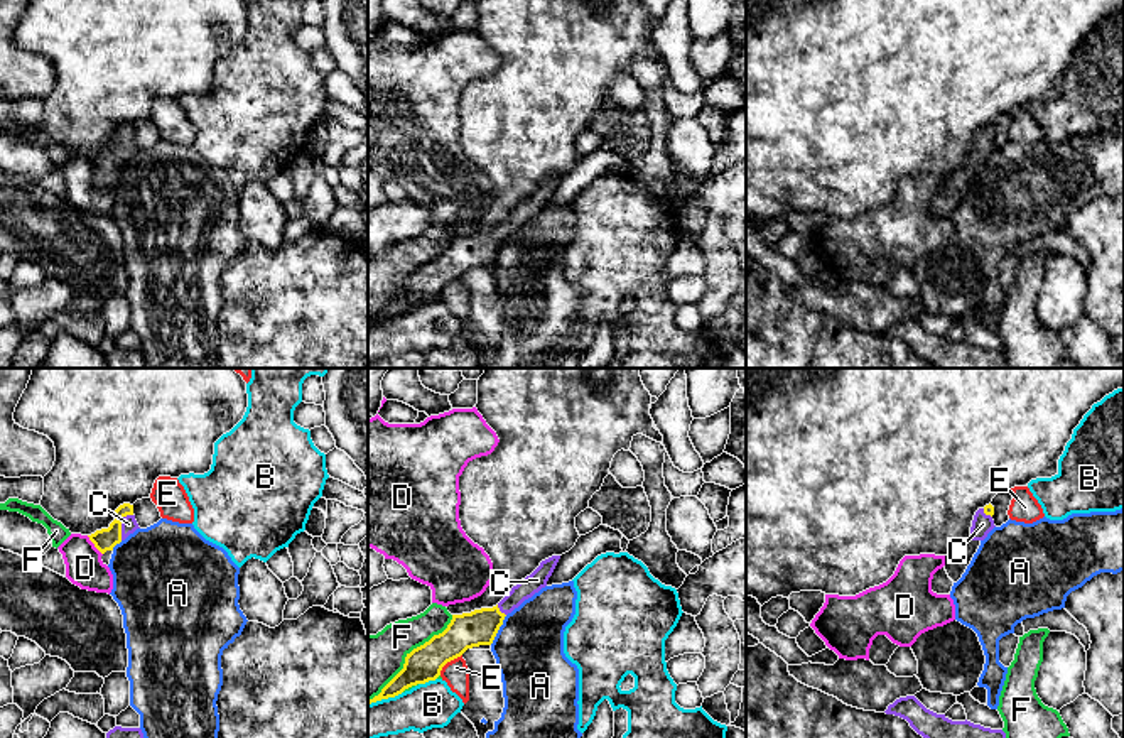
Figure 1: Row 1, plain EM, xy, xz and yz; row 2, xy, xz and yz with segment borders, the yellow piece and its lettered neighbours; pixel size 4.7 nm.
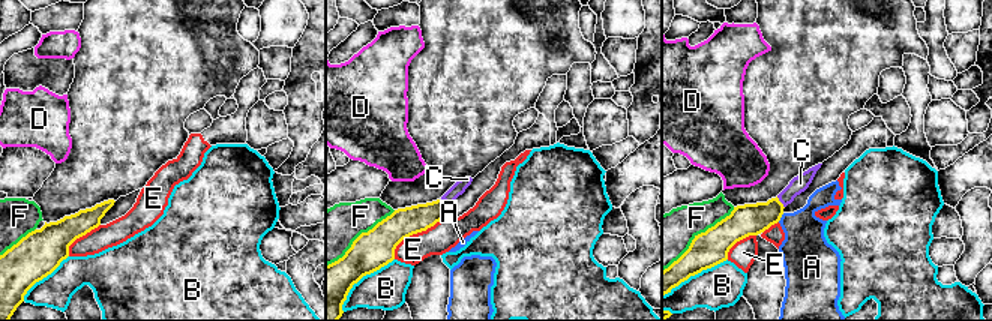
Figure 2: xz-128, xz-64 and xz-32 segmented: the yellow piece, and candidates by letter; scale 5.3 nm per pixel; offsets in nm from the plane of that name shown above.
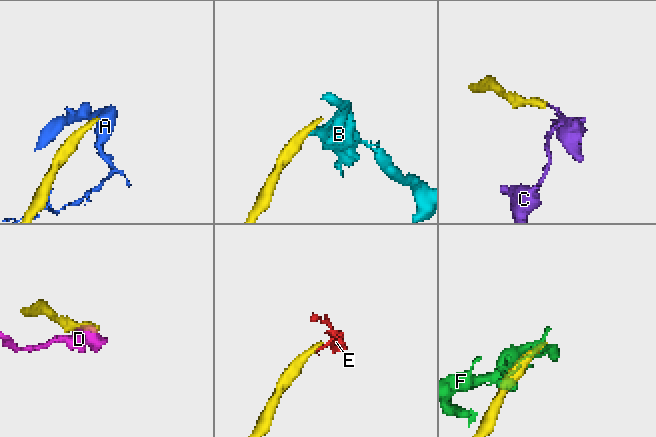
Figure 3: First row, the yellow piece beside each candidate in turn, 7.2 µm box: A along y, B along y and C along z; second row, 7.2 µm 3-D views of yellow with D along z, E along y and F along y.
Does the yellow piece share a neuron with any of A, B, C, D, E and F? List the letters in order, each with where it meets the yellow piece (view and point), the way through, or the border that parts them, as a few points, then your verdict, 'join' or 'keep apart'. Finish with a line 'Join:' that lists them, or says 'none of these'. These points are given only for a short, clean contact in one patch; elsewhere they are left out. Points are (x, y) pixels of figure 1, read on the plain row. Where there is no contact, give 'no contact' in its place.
A: contact xz (498, 250); border xz (507, 237), (490, 265); keep apart
B: contact xz (427, 303); keep apart
C: contact xy (120, 146); way xy (105, 161), (120, 146), (129, 146); join
D: contact xy (95, 168); border xy (86, 157), (102, 176); keep apart
E: contact xz (448, 282); border xz (461, 276), (451, 281), (439, 296); keep apart
F: contact xz (409, 276); keep apart
Join: C

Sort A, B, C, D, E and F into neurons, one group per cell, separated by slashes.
A E / B / C / D / F

